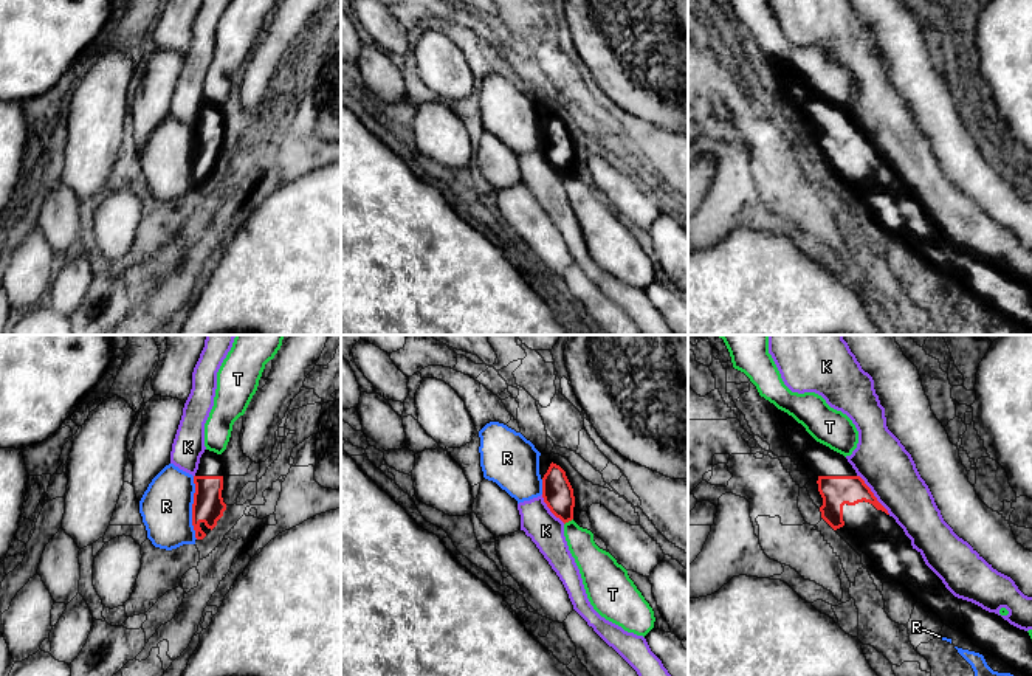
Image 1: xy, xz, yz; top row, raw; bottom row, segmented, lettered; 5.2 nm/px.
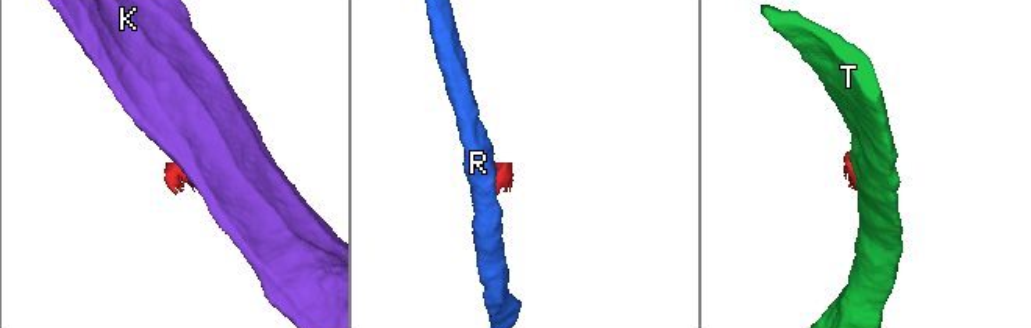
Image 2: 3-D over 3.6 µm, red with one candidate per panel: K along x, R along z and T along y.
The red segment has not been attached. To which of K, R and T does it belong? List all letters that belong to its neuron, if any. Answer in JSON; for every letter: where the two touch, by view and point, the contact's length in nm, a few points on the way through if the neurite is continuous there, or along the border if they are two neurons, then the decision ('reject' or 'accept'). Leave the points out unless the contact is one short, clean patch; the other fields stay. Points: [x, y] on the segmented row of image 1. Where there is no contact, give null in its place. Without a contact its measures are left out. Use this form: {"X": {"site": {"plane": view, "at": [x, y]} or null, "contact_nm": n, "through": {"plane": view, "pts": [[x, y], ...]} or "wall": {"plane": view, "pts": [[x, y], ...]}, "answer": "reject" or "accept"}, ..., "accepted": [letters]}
{"K": {"site": {"plane": "yz", "at": [873, 495]}, "contact_nm": 260, "wall": {"plane": "yz", "pts": [[857, 475], [890, 513]]}, "answer": "reject"}, "R": {"site": {"plane": "xy", "at": [192, 507]}, "contact_nm": 320, "wall": {"plane": "xy", "pts": [[192, 476], [192, 529], [197, 538]]}, "answer": "reject"}, "T": {"site": {"plane": "xz", "at": [567, 521]}, "contact_nm": 60, "wall": {"plane": "xz", "pts": [[572, 518], [564, 524]]}, "answer": "reject"}, "accepted": []}

